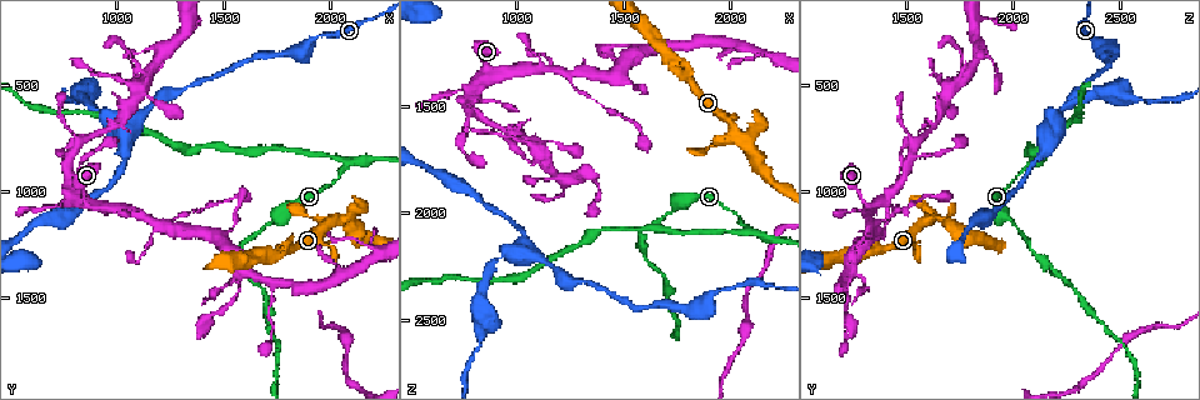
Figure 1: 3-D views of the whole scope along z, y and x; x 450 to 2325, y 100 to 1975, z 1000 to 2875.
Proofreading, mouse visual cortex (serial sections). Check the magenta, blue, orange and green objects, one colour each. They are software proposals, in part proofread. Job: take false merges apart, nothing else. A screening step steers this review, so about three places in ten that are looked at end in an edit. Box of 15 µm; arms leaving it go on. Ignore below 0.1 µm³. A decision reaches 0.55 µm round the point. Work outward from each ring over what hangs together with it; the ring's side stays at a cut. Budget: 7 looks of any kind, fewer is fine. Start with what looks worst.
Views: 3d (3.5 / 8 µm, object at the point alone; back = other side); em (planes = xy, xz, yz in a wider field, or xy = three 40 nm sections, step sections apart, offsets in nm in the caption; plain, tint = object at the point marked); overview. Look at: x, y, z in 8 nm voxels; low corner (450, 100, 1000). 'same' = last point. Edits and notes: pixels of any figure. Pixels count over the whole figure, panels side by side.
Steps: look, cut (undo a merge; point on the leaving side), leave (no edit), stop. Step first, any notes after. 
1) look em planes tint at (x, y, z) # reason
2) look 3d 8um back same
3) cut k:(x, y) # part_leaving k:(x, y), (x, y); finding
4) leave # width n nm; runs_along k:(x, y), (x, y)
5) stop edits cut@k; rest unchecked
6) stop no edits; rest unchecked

look 3d 3.5um at (1220, 1140, 1350) # side arm on a straight run

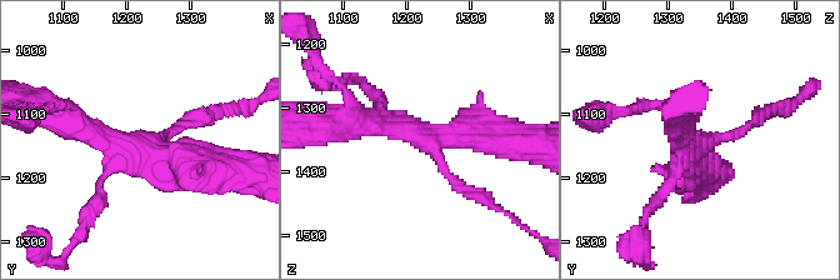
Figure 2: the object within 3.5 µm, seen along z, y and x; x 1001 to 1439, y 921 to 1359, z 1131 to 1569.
look em xy step 1 tint at (1215, 1150, 1340)

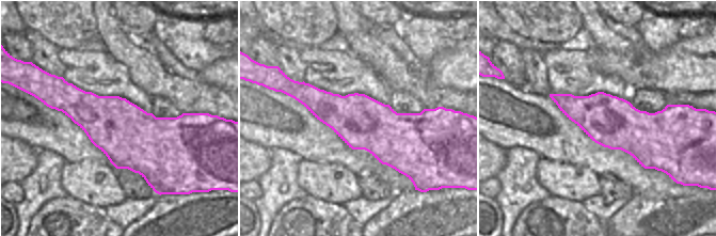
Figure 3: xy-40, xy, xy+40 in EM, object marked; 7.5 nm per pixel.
leave # runs_along 2:(64, 118), (213, 171); one cell here

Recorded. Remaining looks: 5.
look 3d 8um at (2070, 890, 2050) # a fork

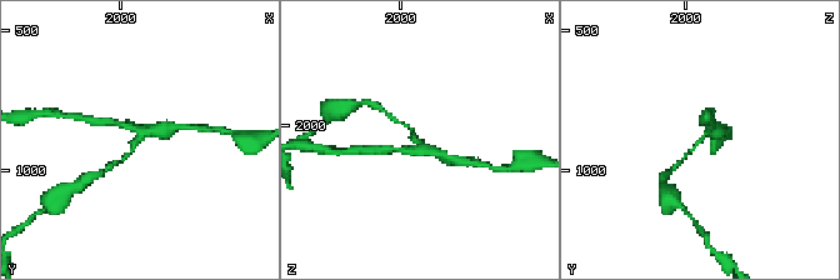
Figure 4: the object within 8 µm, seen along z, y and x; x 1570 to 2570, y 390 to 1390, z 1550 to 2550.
look em xy step 5 tint at (2050, 880, 2070) # arms 3; arm_widths 150, 200, 300 nm

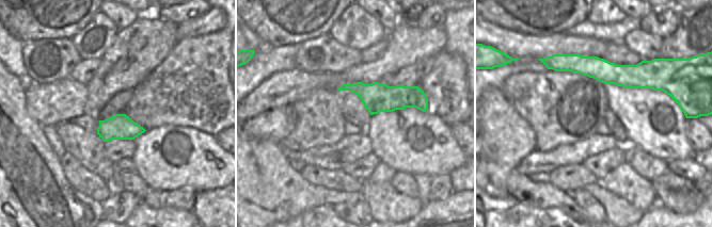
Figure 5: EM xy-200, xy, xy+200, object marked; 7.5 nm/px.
leave # runs_along 4:(683, 161), (708, 131), (710, 123); one cell here

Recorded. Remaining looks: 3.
look 3d 3.5um at (1080, 670, 2200) # abrupt turn

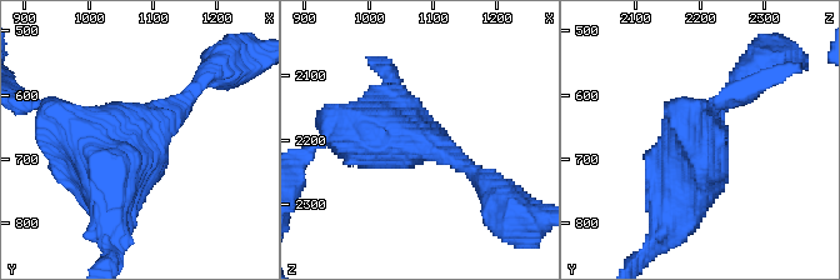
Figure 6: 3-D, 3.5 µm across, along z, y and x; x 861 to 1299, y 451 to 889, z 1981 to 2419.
look em xy step 5 tint at (1070, 680, 2195)

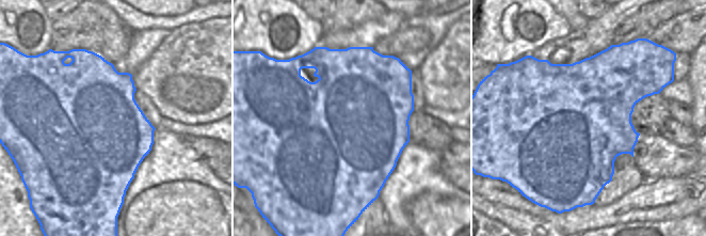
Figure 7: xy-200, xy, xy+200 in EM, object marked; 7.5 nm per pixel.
leave # width 1000 nm; runs_along 6:(453, 158), (395, 131), (329, 131); one cell here

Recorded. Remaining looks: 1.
stop no edits; rest unchecked

